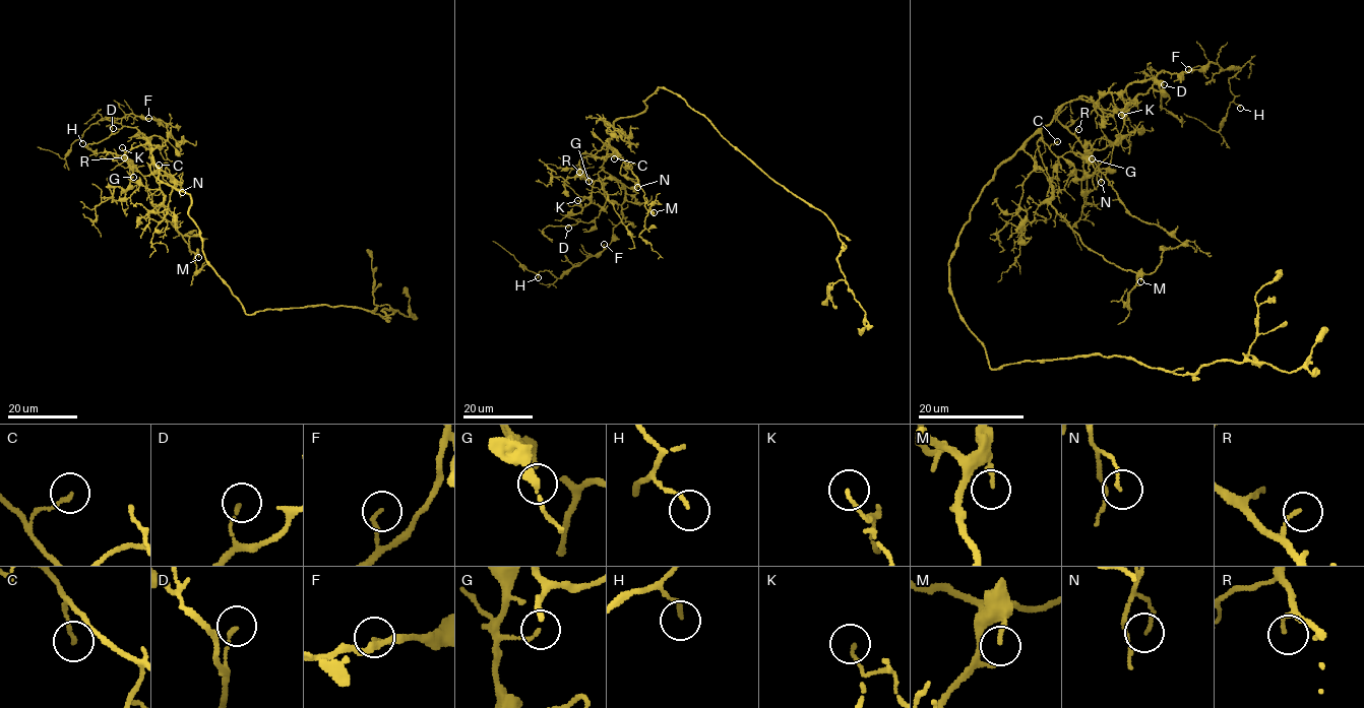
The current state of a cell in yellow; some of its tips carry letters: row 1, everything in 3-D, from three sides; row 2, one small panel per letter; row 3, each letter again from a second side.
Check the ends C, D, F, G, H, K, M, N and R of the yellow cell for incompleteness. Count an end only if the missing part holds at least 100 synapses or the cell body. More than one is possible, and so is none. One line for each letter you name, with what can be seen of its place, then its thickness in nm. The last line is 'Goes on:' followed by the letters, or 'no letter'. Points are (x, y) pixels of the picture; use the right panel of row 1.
Goes on: no letter

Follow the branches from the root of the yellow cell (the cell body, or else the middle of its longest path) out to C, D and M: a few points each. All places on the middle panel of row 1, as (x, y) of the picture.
C: (658, 88), (644, 101), (645, 108), (641, 112), (614, 123), (614, 135), (609, 143), (614, 158)
D: (658, 88), (641, 112), (614, 123), (598, 173), (606, 200), (600, 213), (568, 228)
M: (658, 88), (641, 112), (614, 123), (614, 135), (606, 144), (627, 164), (644, 192), (645, 206), (654, 212)

